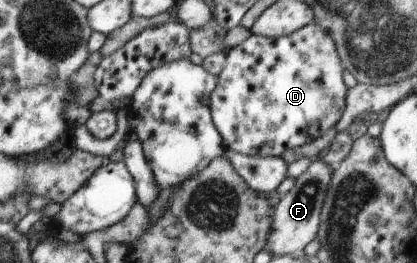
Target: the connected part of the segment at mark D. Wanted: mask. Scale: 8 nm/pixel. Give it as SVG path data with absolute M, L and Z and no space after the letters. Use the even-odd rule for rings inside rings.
M316 22L307 24L304 28L300 28L300 30L292 32L292 34L278 36L278 38L268 38L261 34L253 34L241 44L232 47L225 56L224 70L220 72L214 92L213 94L210 94L209 97L209 107L214 117L214 126L222 135L224 147L230 151L237 152L238 154L250 156L287 157L292 149L314 141L316 138L320 138L320 136L326 134L330 128L336 126L337 122L342 118L342 112L344 112L344 106L346 106L346 92L348 92L347 86L342 80L343 69L333 38L328 32L322 30L322 27Z

